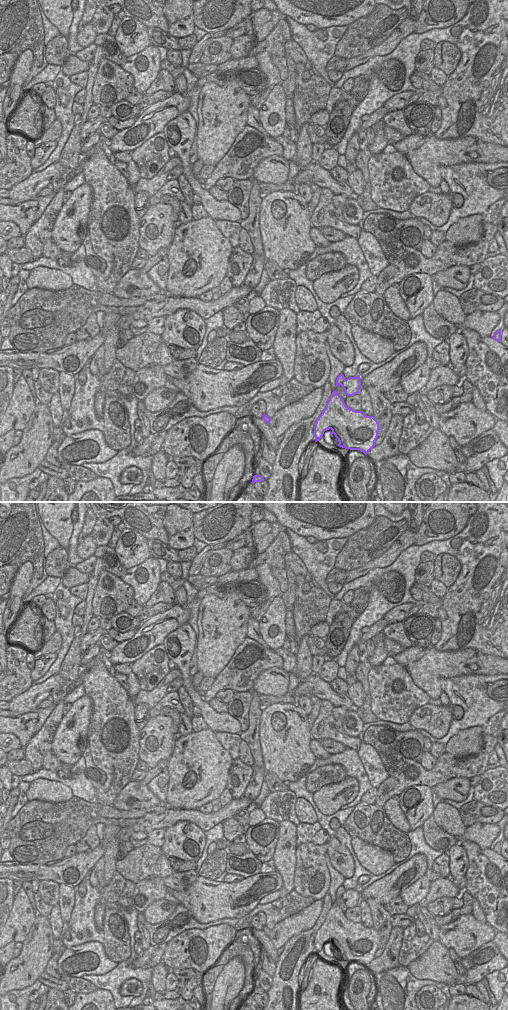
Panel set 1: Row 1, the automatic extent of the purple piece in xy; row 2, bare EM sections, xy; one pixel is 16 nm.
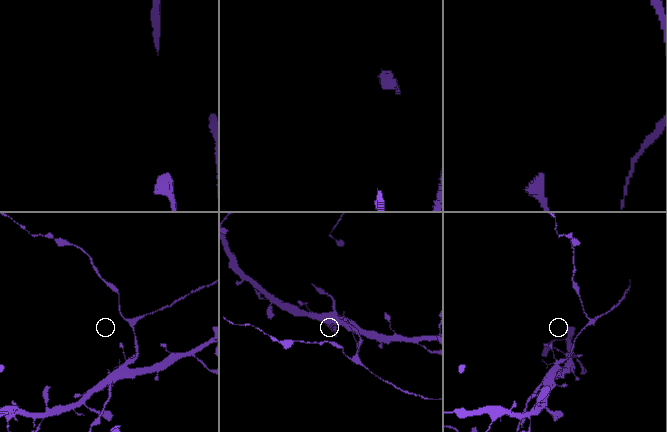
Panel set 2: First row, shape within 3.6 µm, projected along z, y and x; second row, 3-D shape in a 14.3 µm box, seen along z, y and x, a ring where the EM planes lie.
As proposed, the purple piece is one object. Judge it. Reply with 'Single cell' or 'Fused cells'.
Fused cells.

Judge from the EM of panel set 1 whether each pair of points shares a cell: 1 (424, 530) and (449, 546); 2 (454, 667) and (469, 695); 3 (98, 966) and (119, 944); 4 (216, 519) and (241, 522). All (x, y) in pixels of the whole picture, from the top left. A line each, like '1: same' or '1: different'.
1: different
2: different
3: different
4: same

